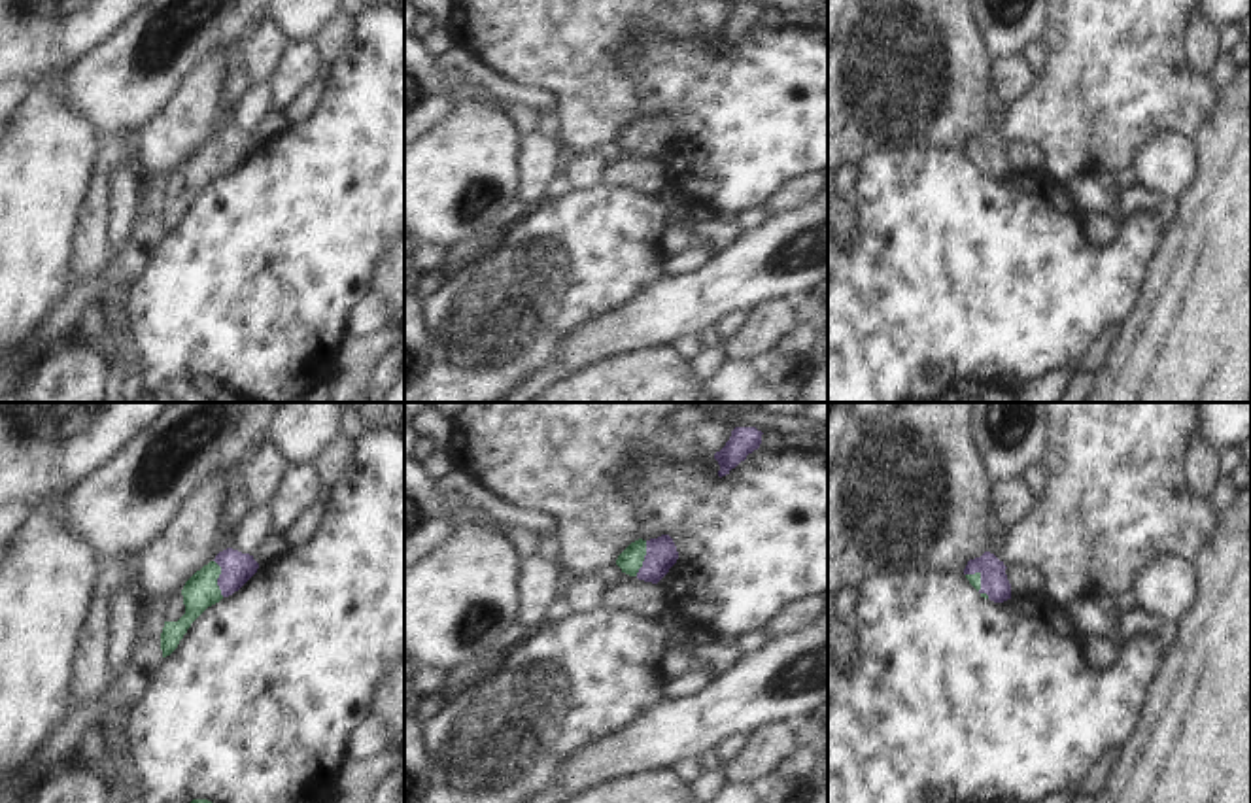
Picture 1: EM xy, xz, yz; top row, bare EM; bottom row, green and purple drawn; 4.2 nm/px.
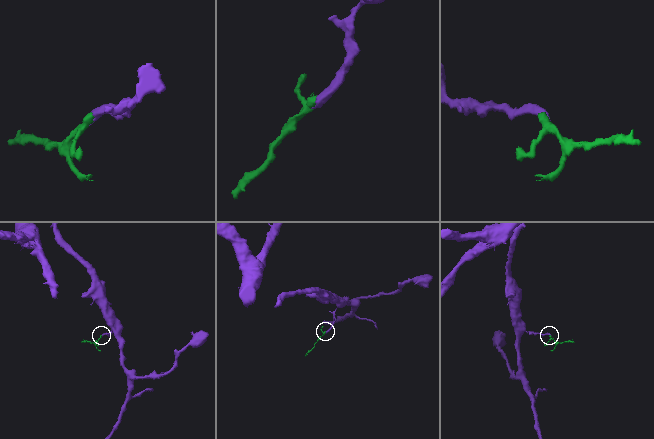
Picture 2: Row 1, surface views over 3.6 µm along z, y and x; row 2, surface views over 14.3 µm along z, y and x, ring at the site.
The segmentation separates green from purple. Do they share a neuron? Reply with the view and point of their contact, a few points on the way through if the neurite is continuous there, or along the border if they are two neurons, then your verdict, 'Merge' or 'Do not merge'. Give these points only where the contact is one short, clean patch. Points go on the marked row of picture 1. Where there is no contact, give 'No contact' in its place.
Touches green at xy (218, 577). Path across: xy (201, 590), (218, 577), (237, 567). Merge

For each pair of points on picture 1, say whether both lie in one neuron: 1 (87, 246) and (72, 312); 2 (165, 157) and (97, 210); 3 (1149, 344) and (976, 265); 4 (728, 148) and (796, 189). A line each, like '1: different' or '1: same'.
1: different
2: same
3: different
4: different

